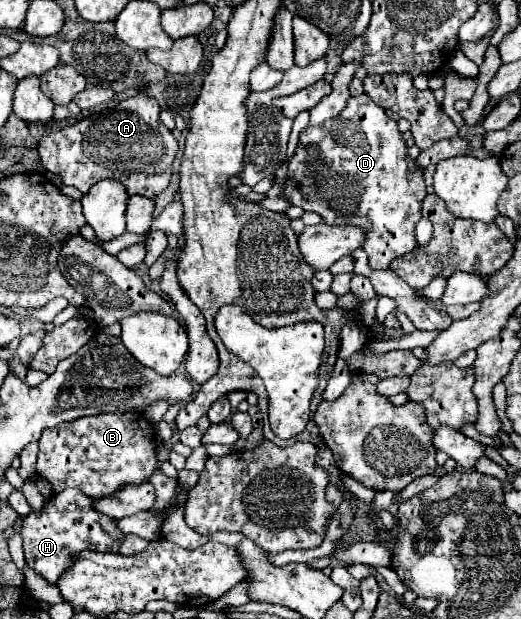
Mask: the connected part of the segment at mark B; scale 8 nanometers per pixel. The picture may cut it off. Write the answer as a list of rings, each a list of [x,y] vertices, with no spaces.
[[[111,413],[75,419],[57,425],[55,429],[45,429],[39,439],[37,475],[47,479],[55,493],[61,493],[69,487],[77,487],[91,497],[109,497],[125,485],[141,485],[143,481],[147,481],[147,477],[151,477],[155,467],[155,431],[153,425],[139,413]]]

